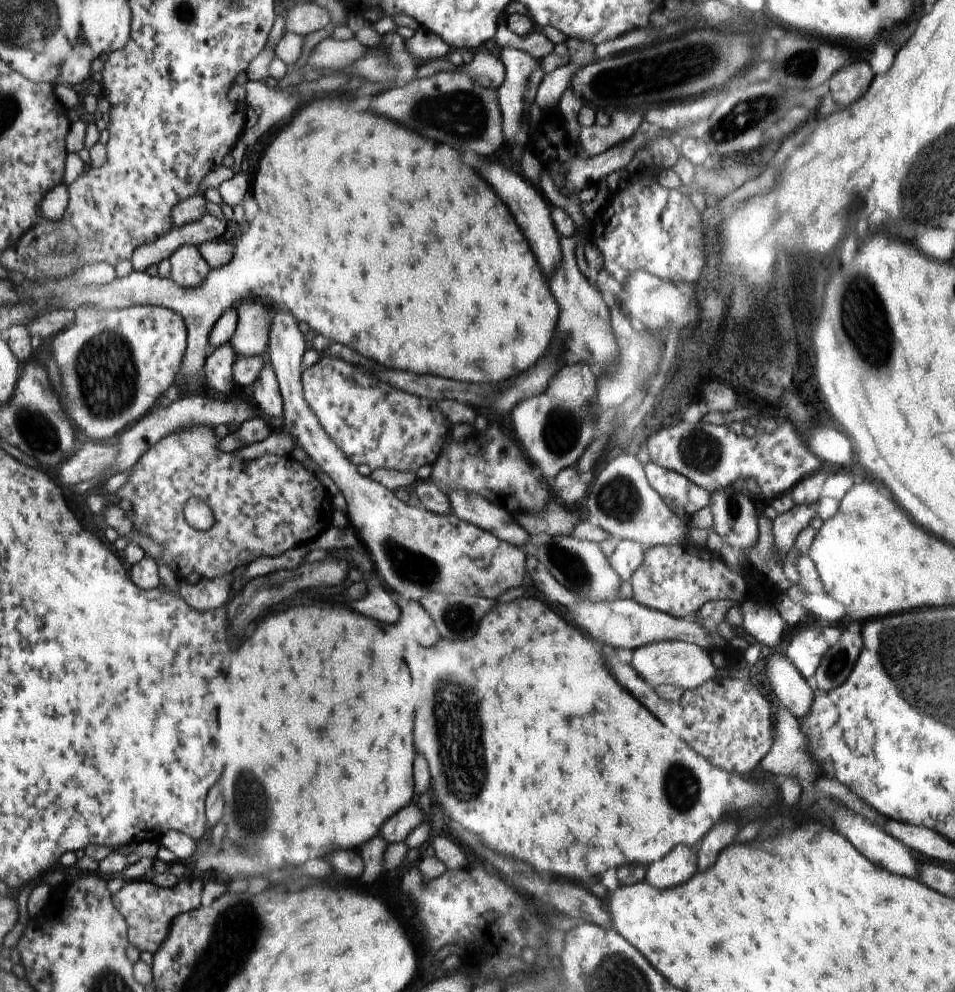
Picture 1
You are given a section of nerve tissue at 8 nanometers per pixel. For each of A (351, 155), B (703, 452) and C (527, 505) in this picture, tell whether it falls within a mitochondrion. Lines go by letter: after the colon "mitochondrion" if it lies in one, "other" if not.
A: other
B: mitochondrion
C: other

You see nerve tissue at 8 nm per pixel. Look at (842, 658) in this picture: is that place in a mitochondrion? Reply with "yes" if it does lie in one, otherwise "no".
yes

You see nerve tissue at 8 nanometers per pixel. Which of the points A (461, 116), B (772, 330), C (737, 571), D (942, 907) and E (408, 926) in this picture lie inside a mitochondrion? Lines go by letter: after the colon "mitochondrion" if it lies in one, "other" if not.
A: mitochondrion
B: other
C: other
D: other
E: other

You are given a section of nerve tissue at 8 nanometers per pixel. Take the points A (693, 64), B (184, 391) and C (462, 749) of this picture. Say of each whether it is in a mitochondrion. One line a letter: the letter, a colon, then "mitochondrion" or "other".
A: mitochondrion
B: other
C: mitochondrion

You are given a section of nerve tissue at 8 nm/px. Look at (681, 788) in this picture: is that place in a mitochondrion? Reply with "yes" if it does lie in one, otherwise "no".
yes

